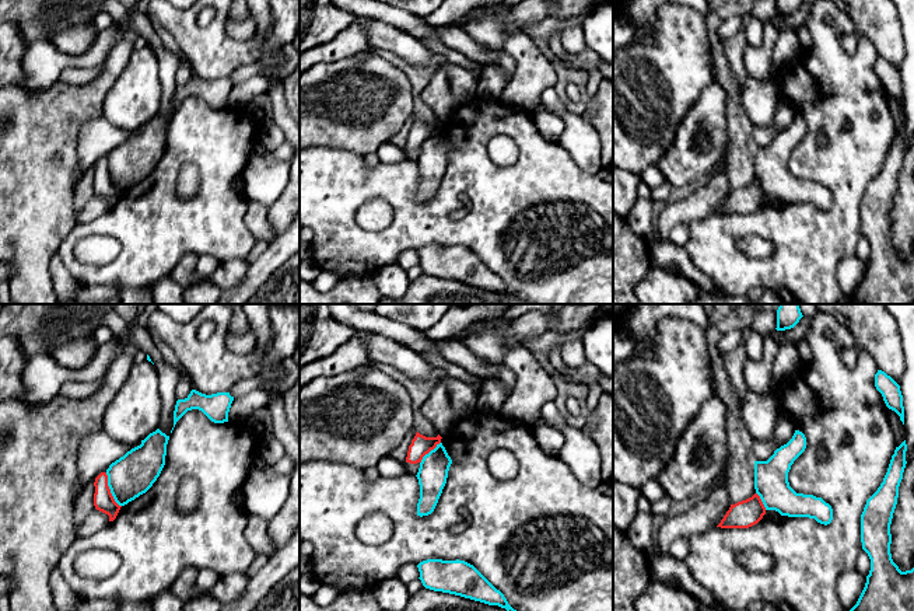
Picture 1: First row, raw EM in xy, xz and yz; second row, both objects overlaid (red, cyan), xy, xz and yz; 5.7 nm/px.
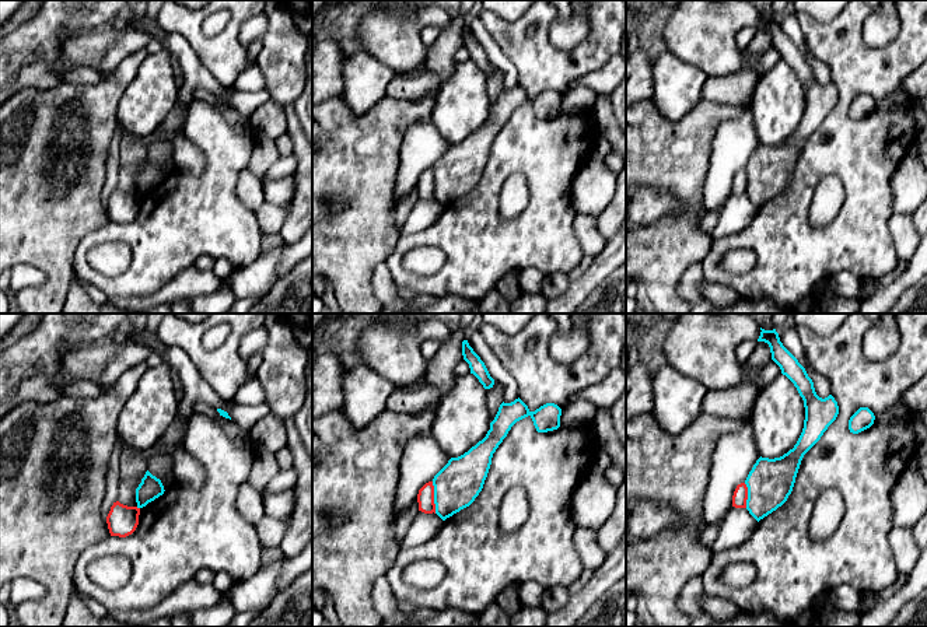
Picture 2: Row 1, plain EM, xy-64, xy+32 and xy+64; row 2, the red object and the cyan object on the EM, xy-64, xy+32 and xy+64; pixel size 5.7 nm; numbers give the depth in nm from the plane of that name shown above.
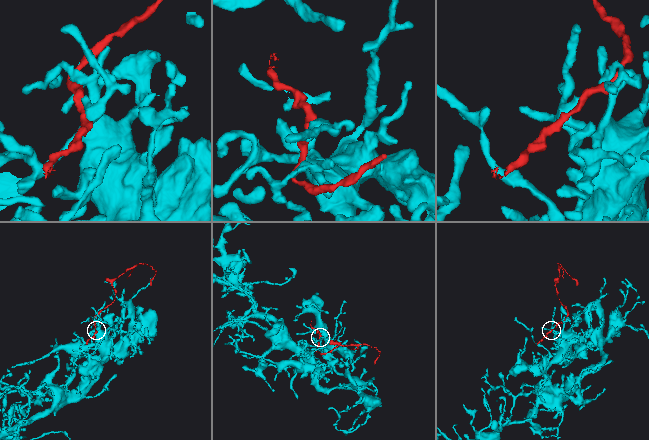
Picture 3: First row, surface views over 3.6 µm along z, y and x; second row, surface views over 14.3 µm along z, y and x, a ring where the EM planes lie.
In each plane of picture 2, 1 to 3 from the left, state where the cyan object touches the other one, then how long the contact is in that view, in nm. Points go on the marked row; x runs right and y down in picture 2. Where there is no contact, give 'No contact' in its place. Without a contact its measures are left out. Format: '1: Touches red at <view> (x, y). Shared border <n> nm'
1: Touches red at xy-64 (136, 507). Shared border 30 nm
2: Touches red at xy+32 (433, 497). Shared border 190 nm
3: Touches red at xy+64 (747, 496). Shared border 140 nm

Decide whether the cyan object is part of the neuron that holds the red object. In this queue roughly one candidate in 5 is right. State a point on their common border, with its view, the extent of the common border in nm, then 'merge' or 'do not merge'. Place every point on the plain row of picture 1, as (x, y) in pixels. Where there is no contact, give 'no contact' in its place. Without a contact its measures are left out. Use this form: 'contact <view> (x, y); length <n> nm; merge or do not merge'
contact xy (109, 175); length 220 nm; do not merge

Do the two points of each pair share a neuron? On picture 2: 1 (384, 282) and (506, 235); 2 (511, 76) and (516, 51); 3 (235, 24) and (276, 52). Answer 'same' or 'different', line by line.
1: different
2: different
3: different

